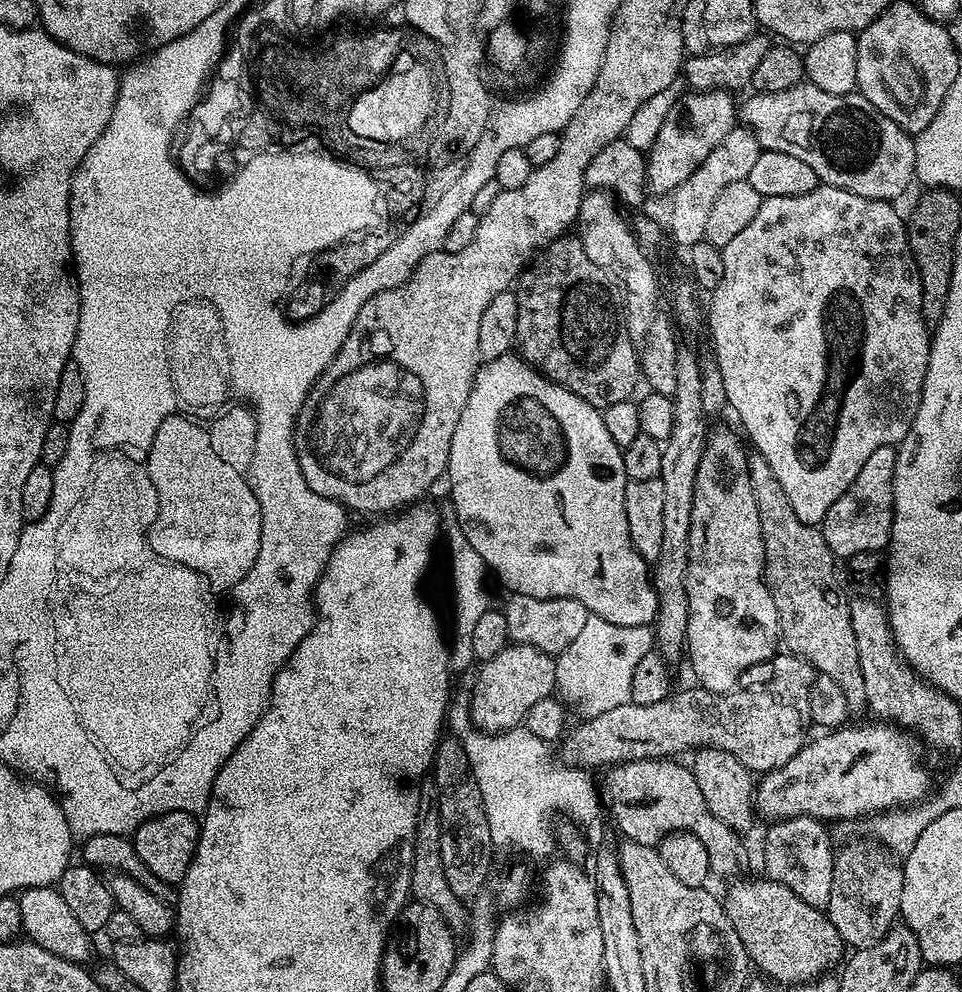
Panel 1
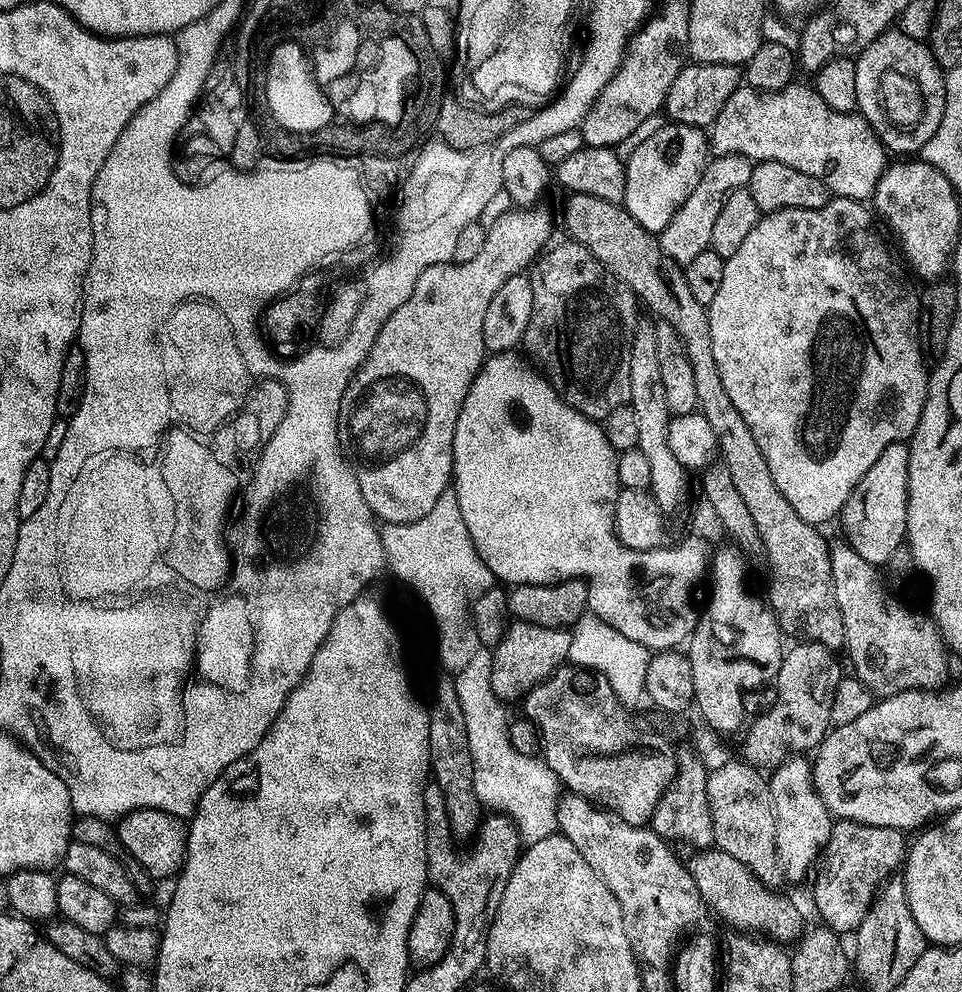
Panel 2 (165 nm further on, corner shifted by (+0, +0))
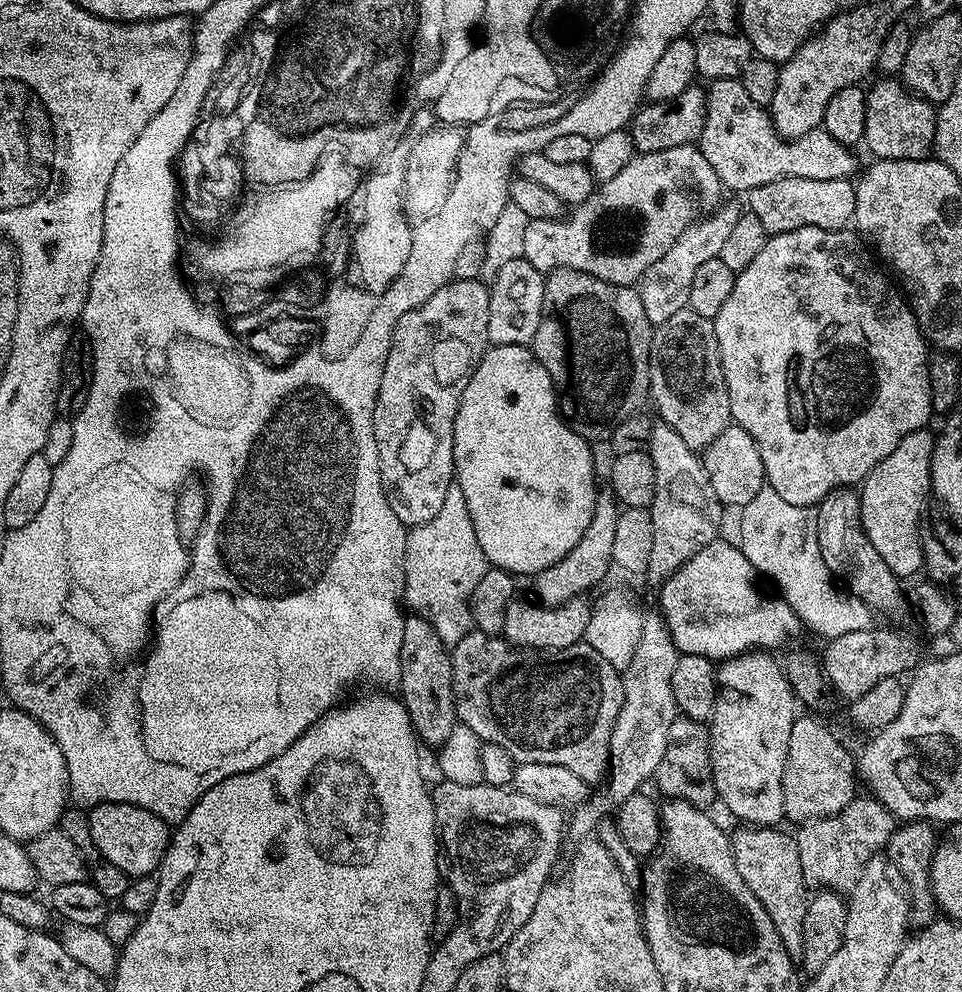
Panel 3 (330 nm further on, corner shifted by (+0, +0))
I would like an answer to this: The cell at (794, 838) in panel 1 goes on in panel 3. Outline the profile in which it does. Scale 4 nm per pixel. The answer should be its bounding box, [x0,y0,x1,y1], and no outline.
[782,715,858,826]

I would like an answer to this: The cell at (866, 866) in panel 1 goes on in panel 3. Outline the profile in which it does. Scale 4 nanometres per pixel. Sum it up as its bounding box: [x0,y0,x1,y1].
[794,794,897,893]

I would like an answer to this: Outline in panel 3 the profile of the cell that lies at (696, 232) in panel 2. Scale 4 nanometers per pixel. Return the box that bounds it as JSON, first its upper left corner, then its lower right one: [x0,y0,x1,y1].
[638,203,742,326]

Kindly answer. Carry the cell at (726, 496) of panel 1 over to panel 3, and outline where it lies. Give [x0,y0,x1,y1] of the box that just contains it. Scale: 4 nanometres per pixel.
[710,650,798,828]

